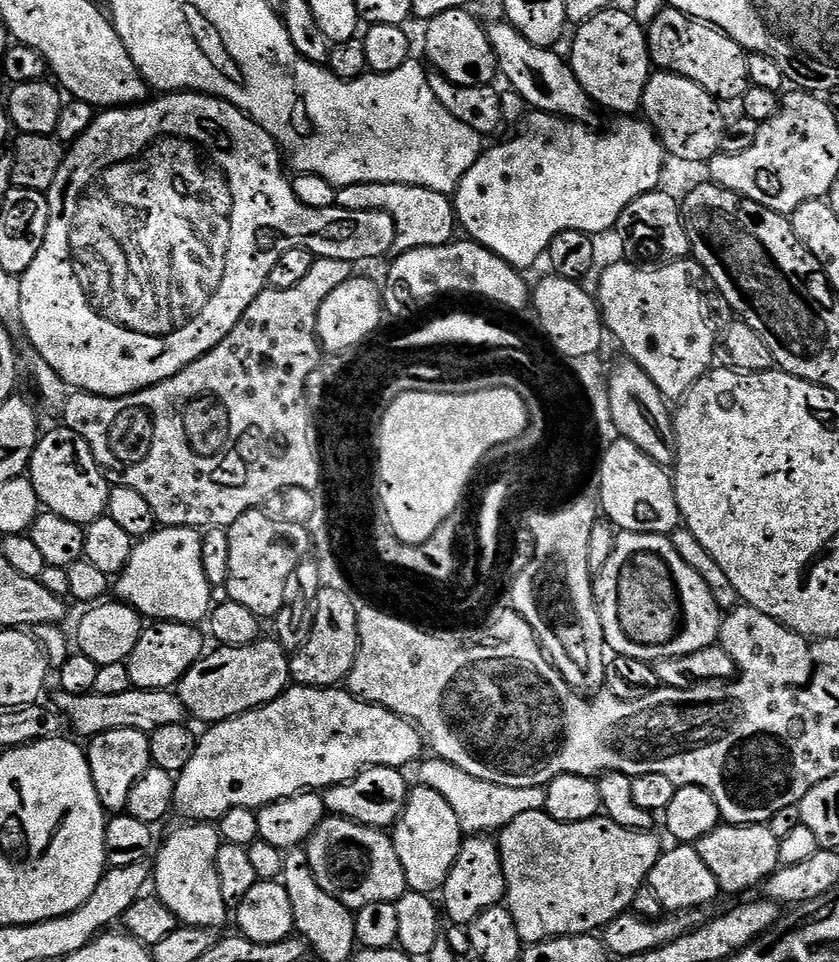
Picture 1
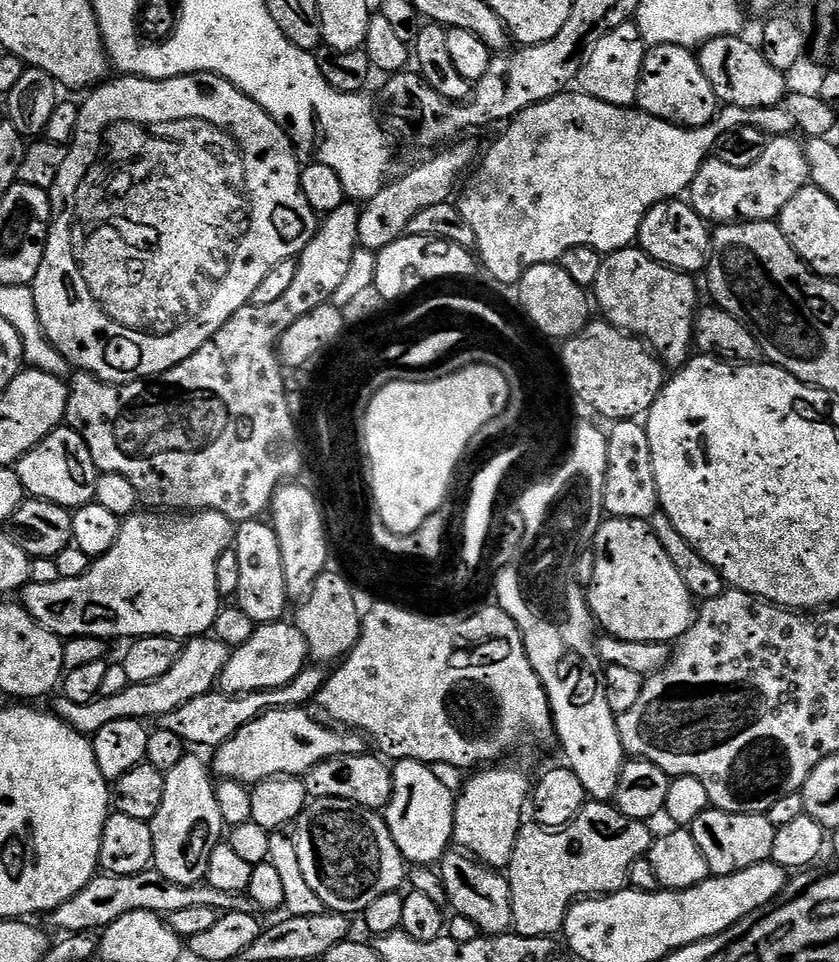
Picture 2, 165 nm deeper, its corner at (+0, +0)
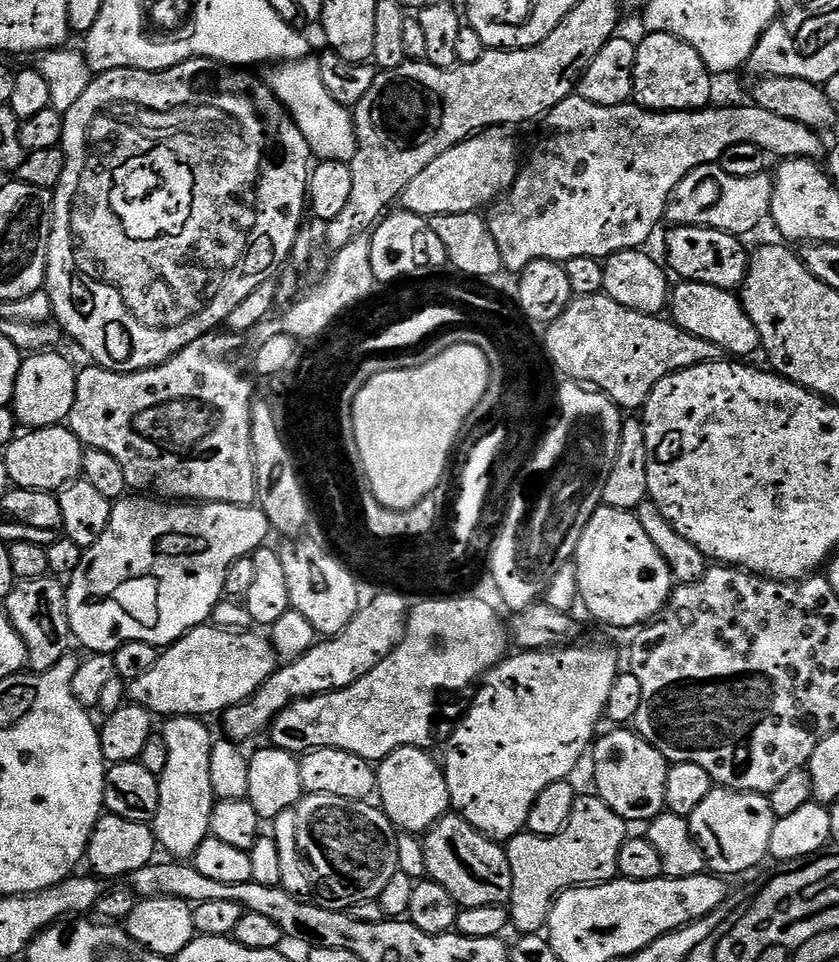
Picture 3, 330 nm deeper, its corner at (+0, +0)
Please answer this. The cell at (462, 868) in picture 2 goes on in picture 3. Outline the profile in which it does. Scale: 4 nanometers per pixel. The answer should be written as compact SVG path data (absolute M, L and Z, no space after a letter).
M444 816L436 827L423 833L427 879L438 882L450 893L460 908L507 905L512 899L514 874L510 874L510 858L503 843L482 834L461 816Z

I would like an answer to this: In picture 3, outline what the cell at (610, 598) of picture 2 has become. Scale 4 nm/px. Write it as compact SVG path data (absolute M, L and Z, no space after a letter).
M602 506L586 522L574 557L578 574L579 603L596 620L612 628L639 629L660 615L672 597L674 581L666 558L650 542L635 511Z

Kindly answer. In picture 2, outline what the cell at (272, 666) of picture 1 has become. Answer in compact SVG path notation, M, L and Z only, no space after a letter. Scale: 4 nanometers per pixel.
M295 623L261 624L254 630L250 642L231 649L224 673L220 676L218 688L229 696L281 688L289 684L309 663L309 660L306 638L302 638Z

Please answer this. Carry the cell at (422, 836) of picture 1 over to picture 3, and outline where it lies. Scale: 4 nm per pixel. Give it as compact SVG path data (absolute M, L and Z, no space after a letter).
M399 748L394 750L389 756L379 761L376 773L376 787L378 789L379 807L382 809L393 826L401 833L423 834L429 828L436 827L444 816L449 815L452 799L450 790L446 786L443 767L431 760L429 753L423 748Z

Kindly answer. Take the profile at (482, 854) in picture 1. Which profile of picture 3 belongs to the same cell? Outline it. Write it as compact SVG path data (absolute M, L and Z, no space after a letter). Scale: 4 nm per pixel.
M565 646L551 650L520 650L515 653L517 656L509 655L501 660L495 668L484 673L482 683L475 689L475 692L477 692L476 697L472 700L472 705L469 708L467 705L466 711L461 715L456 727L452 730L452 735L446 741L446 747L443 749L445 752L442 767L446 778L446 786L450 790L451 807L454 809L455 815L461 816L466 822L470 822L470 826L474 826L494 841L507 842L513 840L515 836L519 836L521 832L527 829L530 806L534 806L534 798L538 798L538 794L542 794L542 790L546 790L546 786L550 786L559 780L568 780L571 777L571 772L579 766L580 759L583 756L585 759L586 753L597 735L596 723L605 719L606 698L610 698L610 690L622 671L620 660L616 657L616 652L612 648L572 647L576 646Z

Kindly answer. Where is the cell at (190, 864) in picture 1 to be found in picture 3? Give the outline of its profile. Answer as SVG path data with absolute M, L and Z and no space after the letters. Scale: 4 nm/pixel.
M174 716L163 721L162 735L166 742L166 770L159 776L160 797L158 798L158 814L150 825L156 834L157 845L168 851L172 858L195 857L198 846L210 835L210 814L212 807L218 802L210 786L210 750L214 743L214 735L207 728L203 719L195 716Z

